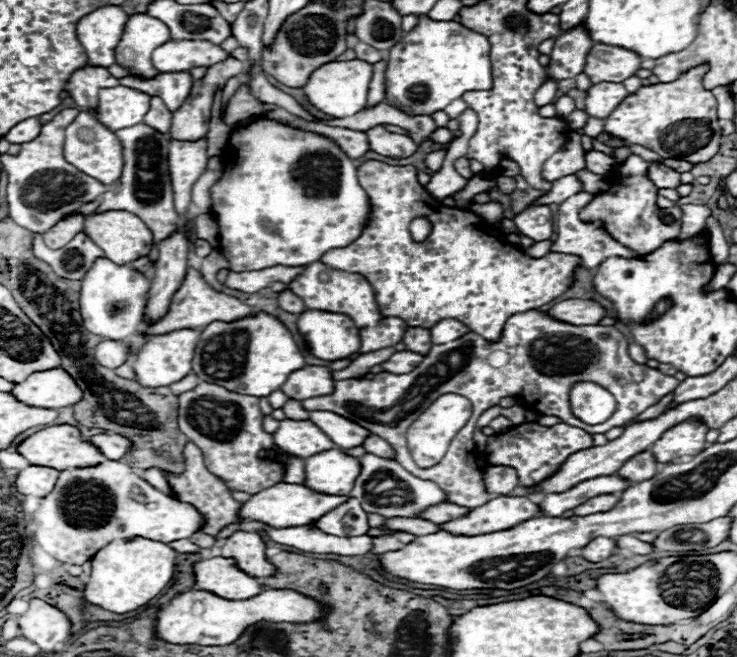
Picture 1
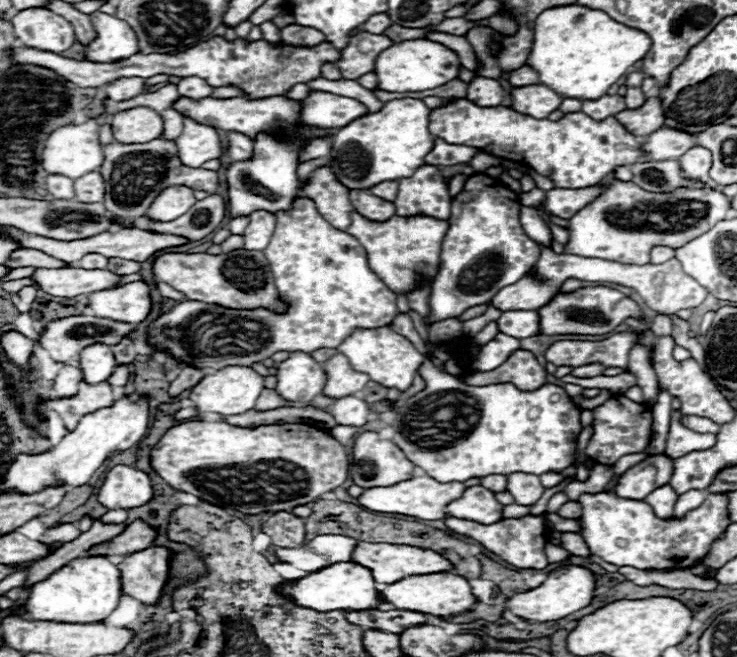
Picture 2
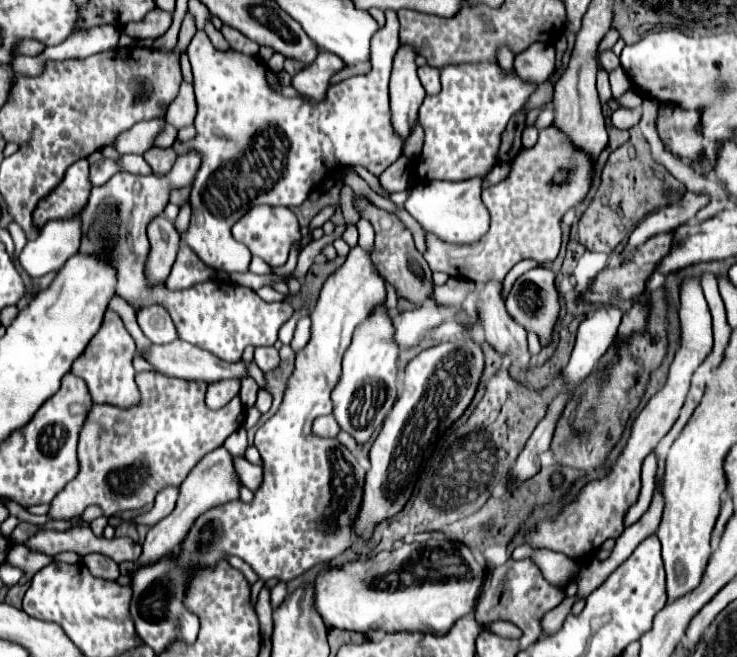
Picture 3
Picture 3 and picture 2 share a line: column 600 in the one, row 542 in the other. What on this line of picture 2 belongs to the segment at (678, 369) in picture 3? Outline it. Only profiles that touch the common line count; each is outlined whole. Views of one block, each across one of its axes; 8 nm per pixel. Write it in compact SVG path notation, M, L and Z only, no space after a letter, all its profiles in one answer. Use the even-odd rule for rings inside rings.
M524 516L524 518L504 518L500 522L494 522L492 526L480 526L476 522L460 522L458 518L448 518L444 524L454 530L456 534L468 536L482 546L486 546L490 552L506 560L508 564L516 568L532 568L532 570L542 570L546 568L546 558L544 558L544 522L542 516Z

